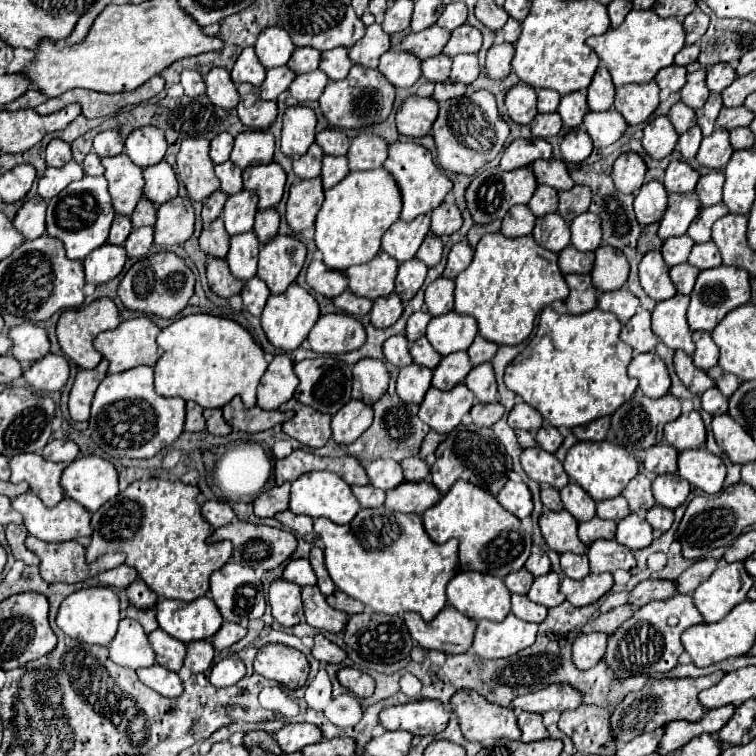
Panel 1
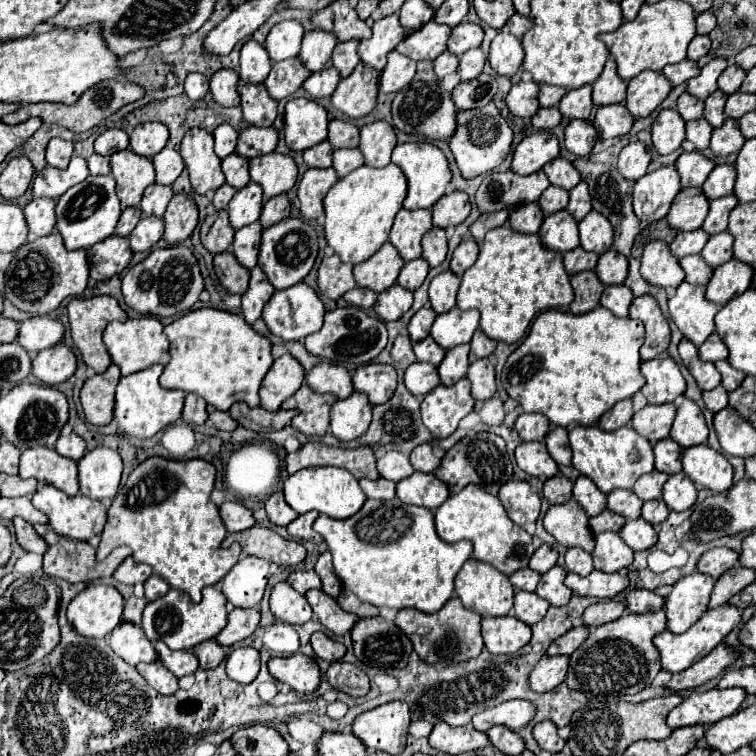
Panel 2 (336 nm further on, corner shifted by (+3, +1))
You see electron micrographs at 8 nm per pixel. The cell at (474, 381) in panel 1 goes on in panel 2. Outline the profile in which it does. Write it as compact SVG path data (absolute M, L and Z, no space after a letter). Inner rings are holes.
M489 358L483 360L475 360L473 362L473 374L471 374L471 366L467 372L467 378L471 382L471 396L475 400L487 400L493 398L495 394L495 370Z

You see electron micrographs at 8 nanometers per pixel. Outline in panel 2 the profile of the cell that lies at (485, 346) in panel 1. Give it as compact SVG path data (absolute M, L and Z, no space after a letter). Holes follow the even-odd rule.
M477 330L477 332L473 334L473 340L471 340L469 362L475 362L475 360L479 360L479 358L487 358L487 356L491 356L491 354L495 352L495 346L497 346L495 340L487 338L481 330Z

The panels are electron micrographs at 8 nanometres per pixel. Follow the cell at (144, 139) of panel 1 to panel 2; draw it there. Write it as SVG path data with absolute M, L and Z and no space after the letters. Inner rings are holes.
M145 122L139 124L131 134L131 148L135 154L153 158L159 154L169 140L169 130L161 122Z

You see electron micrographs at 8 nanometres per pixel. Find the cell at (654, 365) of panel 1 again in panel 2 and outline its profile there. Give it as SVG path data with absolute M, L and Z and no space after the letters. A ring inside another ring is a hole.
M663 354L641 362L641 374L647 380L641 392L649 404L667 404L685 392L685 380L671 356Z

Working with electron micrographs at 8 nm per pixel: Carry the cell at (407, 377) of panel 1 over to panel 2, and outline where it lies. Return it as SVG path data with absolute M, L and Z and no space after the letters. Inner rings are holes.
M413 362L403 376L403 382L407 386L407 390L415 396L425 396L427 392L431 392L437 384L439 384L439 376L437 376L437 368L427 364L427 362Z

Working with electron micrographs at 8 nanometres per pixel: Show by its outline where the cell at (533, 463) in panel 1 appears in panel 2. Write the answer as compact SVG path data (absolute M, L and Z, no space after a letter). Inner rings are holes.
M521 442L515 450L515 460L517 466L531 476L551 478L559 472L557 462L549 456L543 442Z

